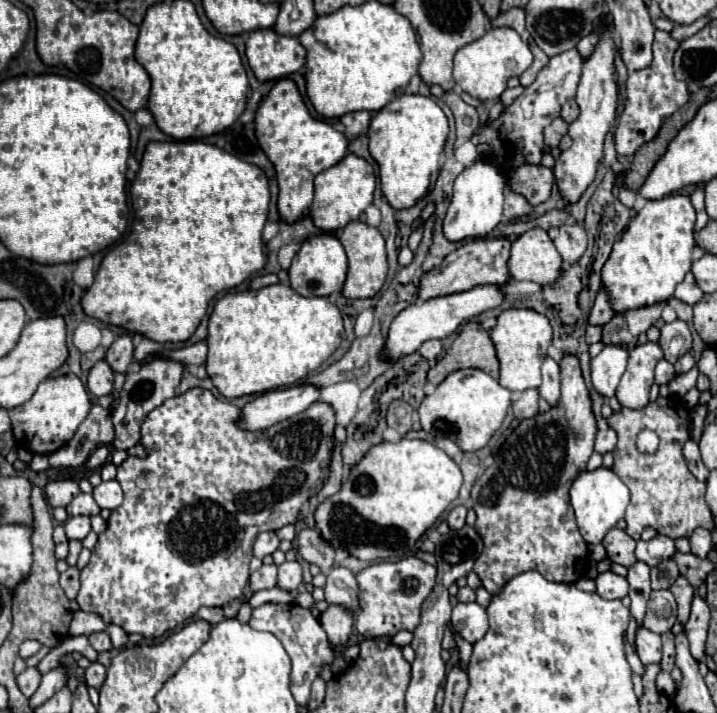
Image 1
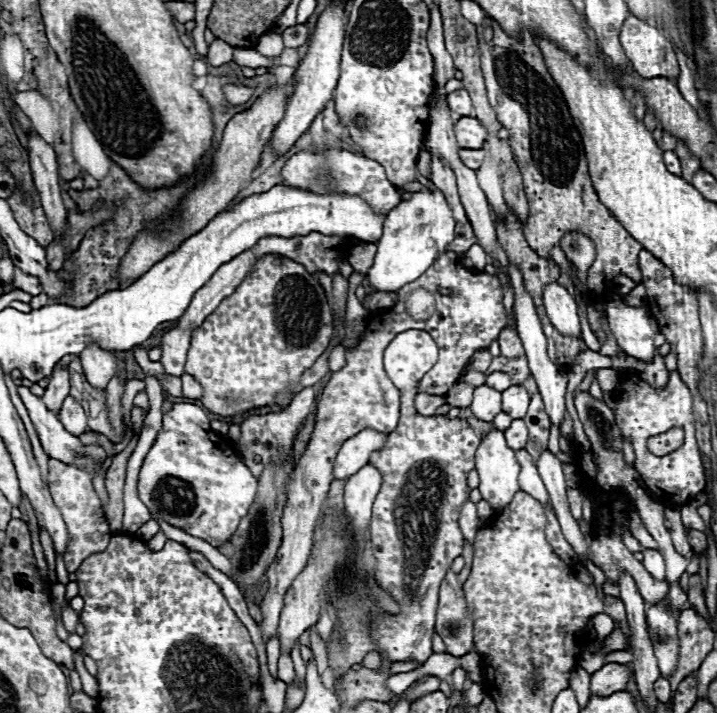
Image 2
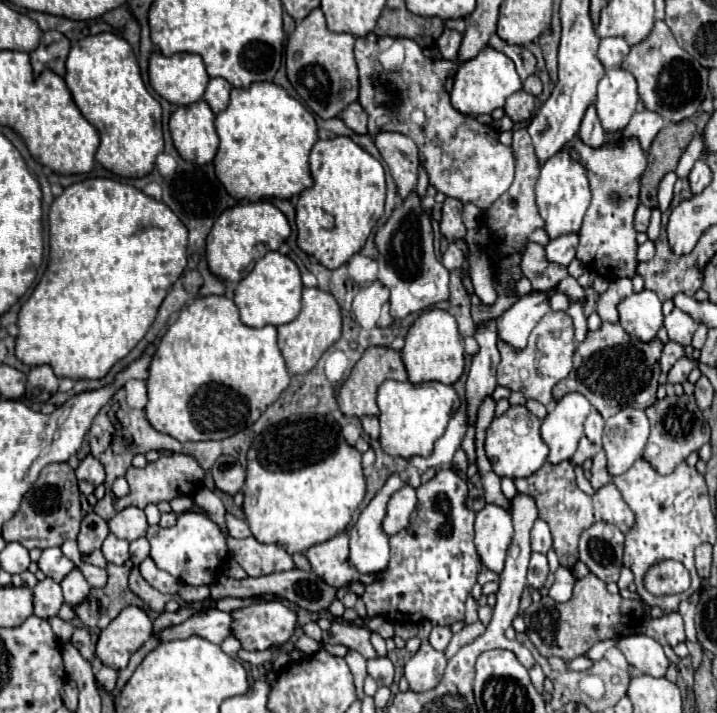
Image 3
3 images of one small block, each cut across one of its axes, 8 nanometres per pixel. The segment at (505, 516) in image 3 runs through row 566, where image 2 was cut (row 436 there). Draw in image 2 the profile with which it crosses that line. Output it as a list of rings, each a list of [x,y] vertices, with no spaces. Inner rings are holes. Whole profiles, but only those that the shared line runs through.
[[[492,430],[484,440],[482,444],[478,446],[476,450],[476,470],[480,474],[480,494],[482,494],[482,500],[486,500],[494,514],[502,512],[514,498],[514,494],[520,490],[520,484],[518,484],[518,476],[520,476],[520,464],[514,456],[514,450],[508,448],[504,436],[500,430]]]

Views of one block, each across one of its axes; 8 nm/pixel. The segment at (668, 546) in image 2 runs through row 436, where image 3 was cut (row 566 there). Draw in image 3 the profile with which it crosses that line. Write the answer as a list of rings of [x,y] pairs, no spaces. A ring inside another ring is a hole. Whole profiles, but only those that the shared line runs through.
[[[596,522],[580,536],[580,560],[604,582],[618,582],[622,570],[624,534],[606,522]]]

